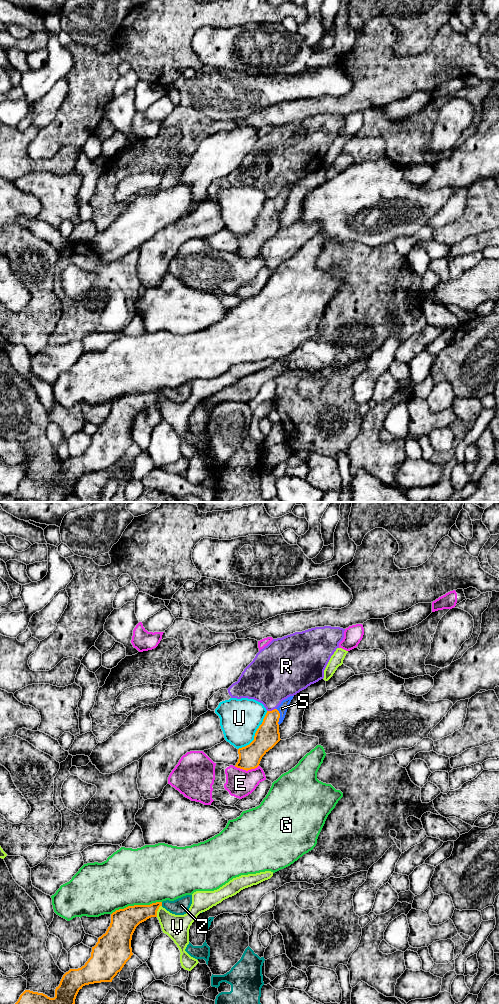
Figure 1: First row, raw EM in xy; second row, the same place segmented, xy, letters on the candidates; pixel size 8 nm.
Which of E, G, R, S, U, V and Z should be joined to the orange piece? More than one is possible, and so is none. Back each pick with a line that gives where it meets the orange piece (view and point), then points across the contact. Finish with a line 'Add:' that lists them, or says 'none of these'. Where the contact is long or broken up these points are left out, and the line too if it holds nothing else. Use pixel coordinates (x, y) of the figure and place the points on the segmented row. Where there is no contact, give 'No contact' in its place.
S: Touches orange at xy (279, 716). Path across: xy (267, 735), (270, 725), (279, 716), (282, 708)
Add: S

